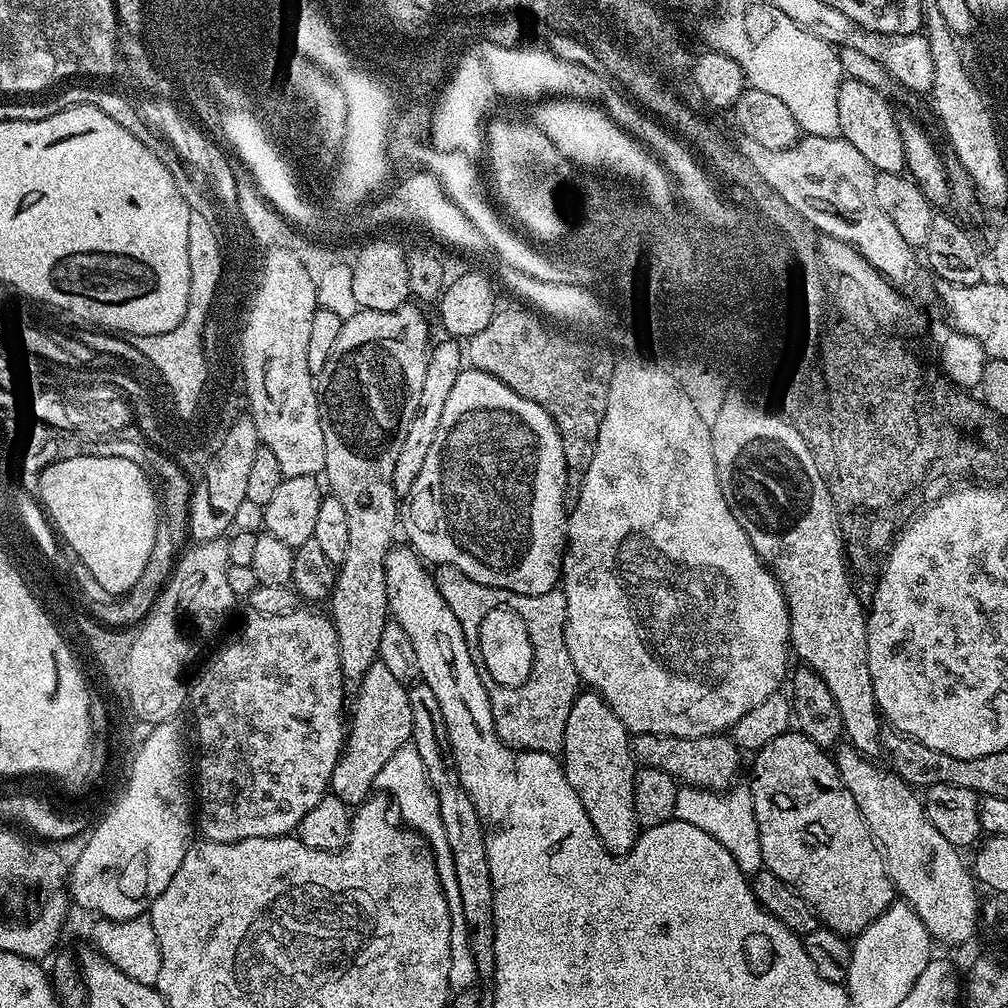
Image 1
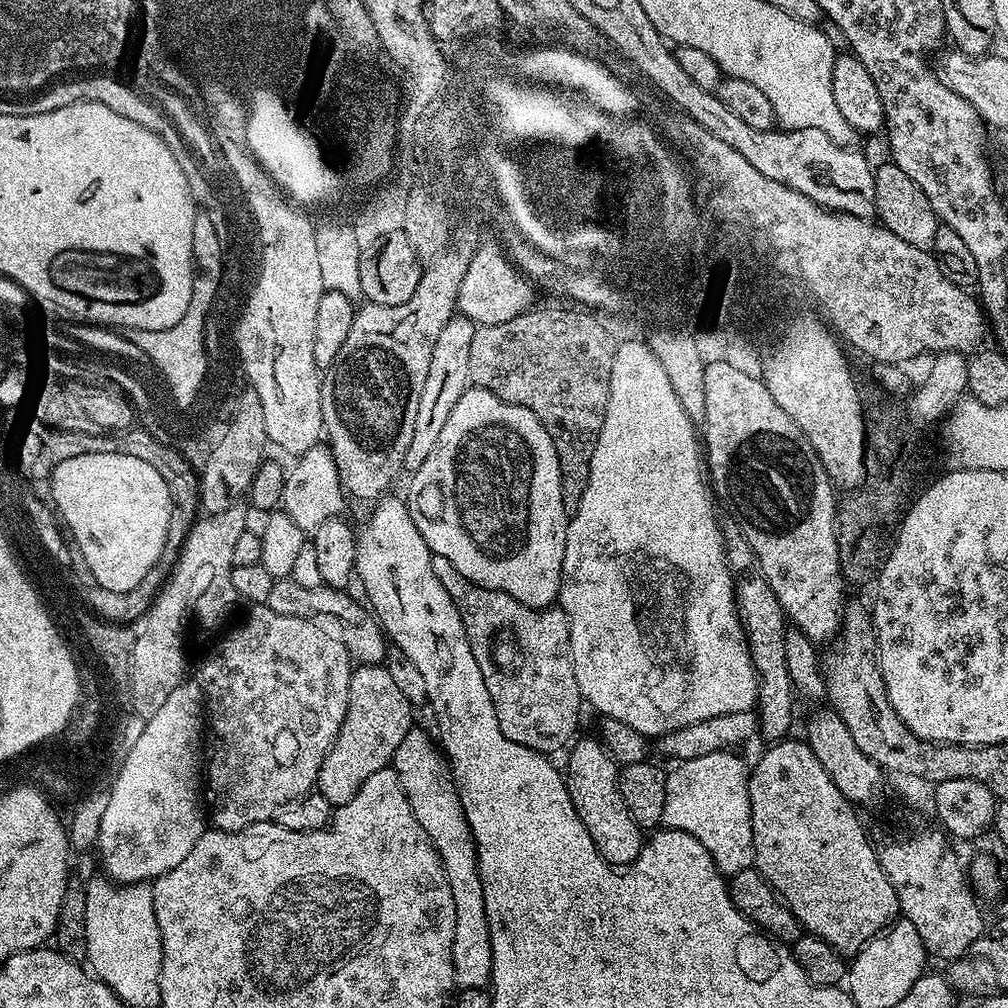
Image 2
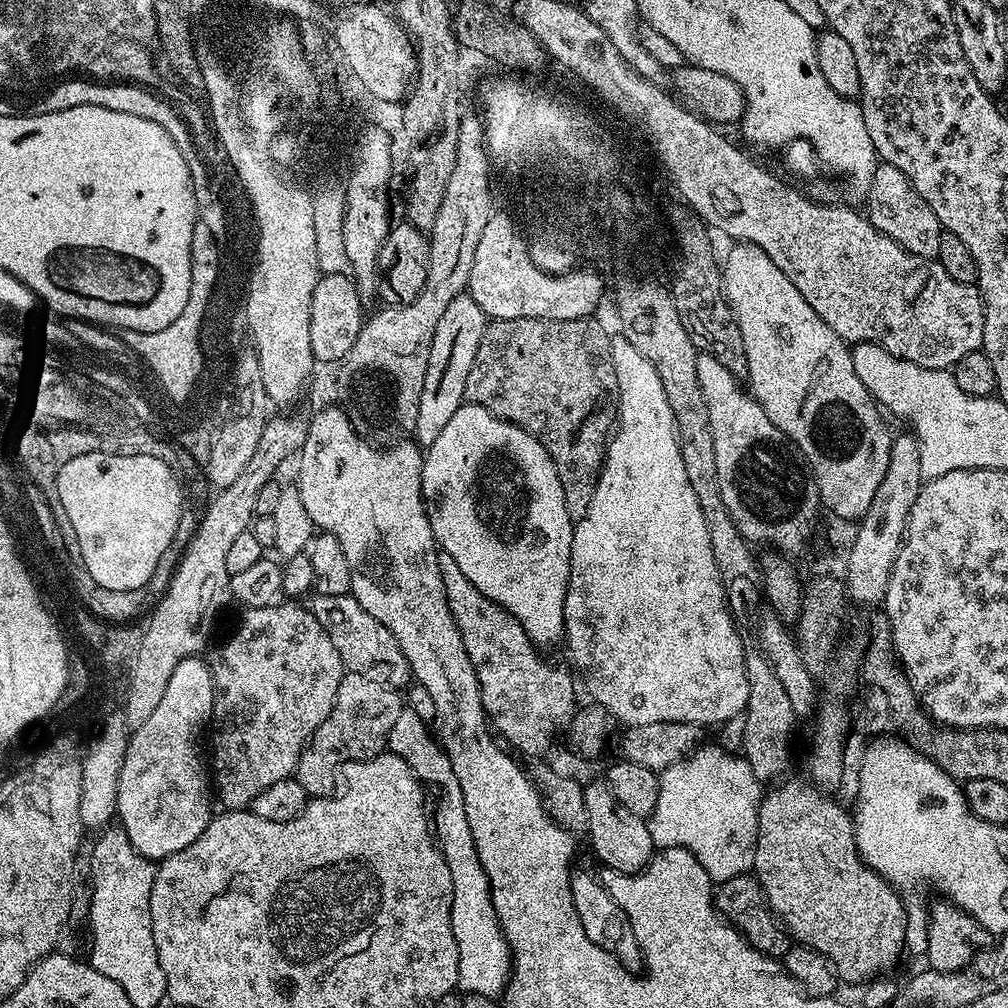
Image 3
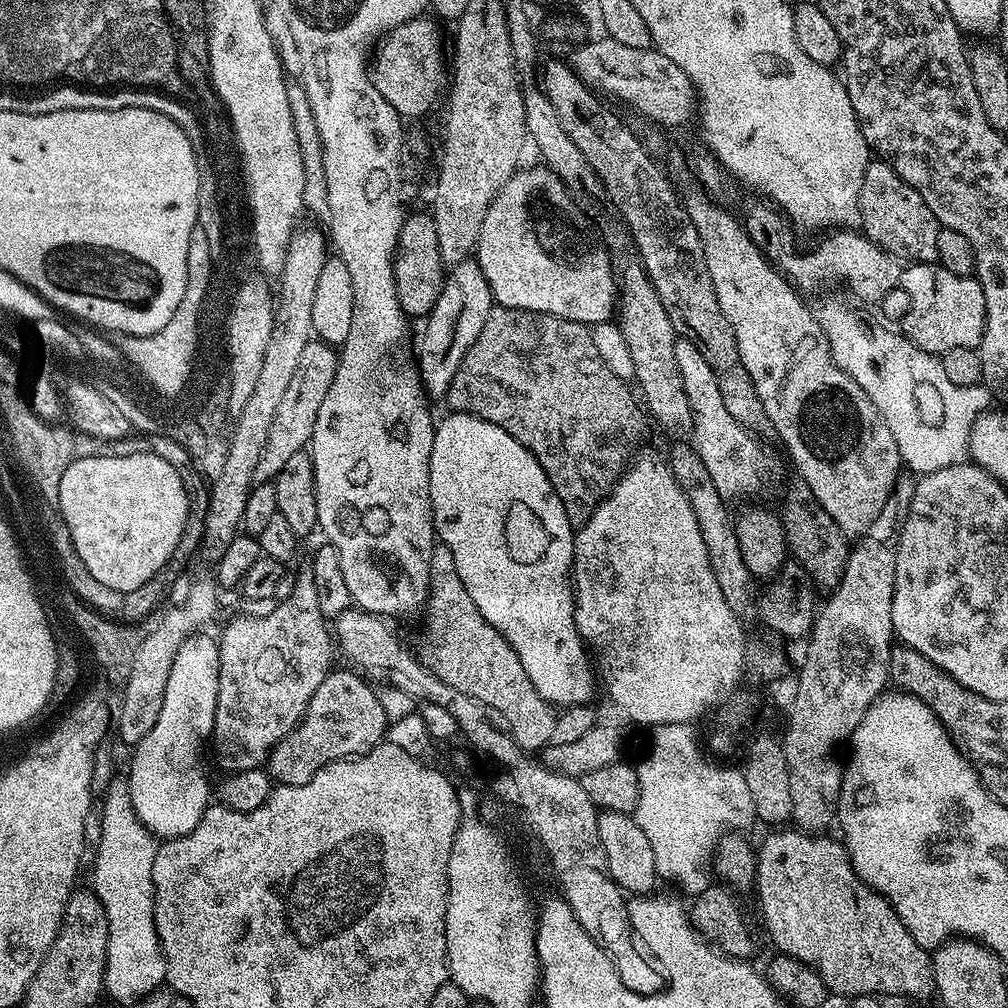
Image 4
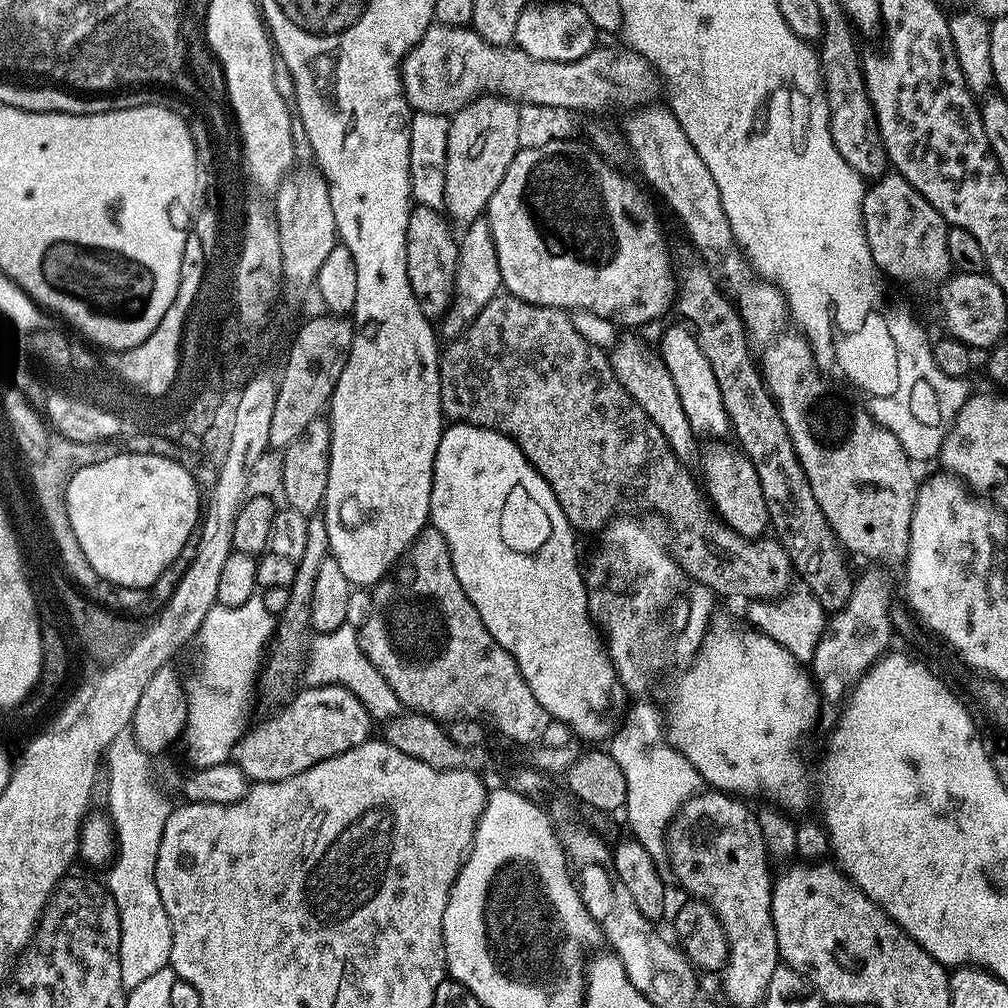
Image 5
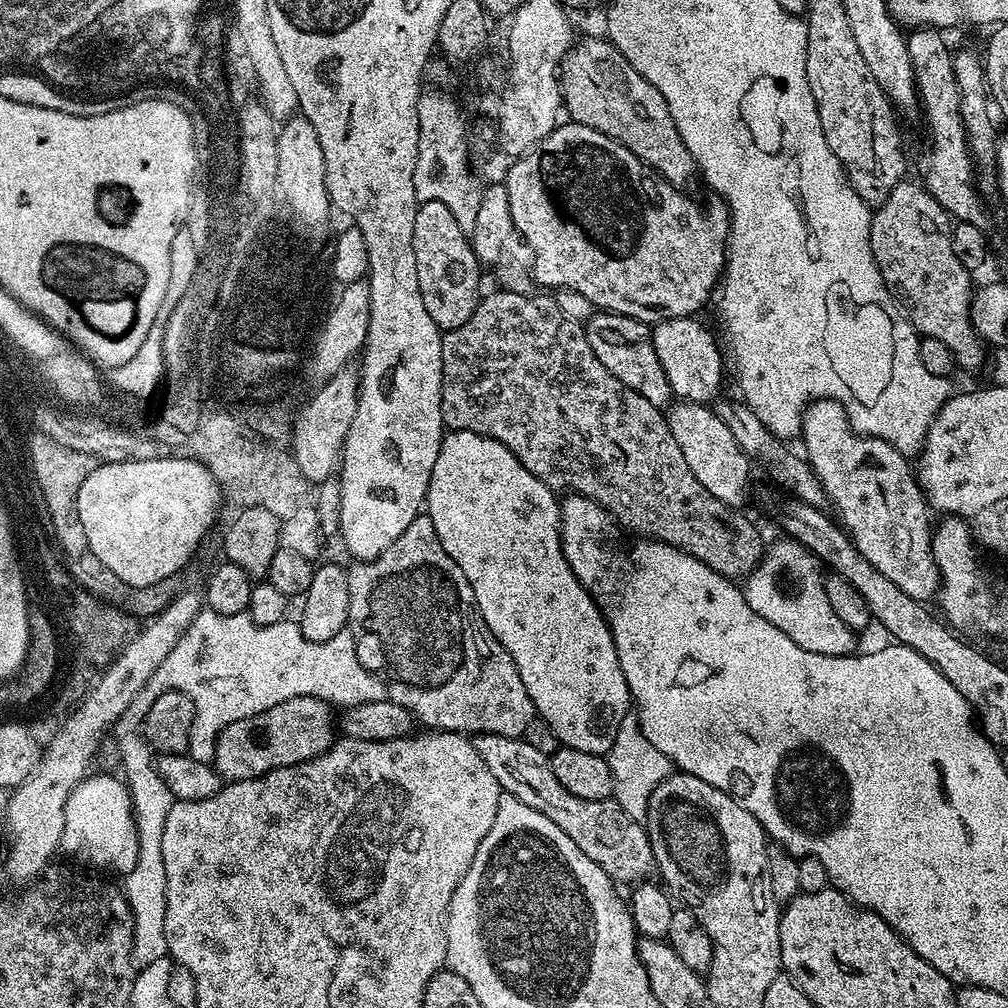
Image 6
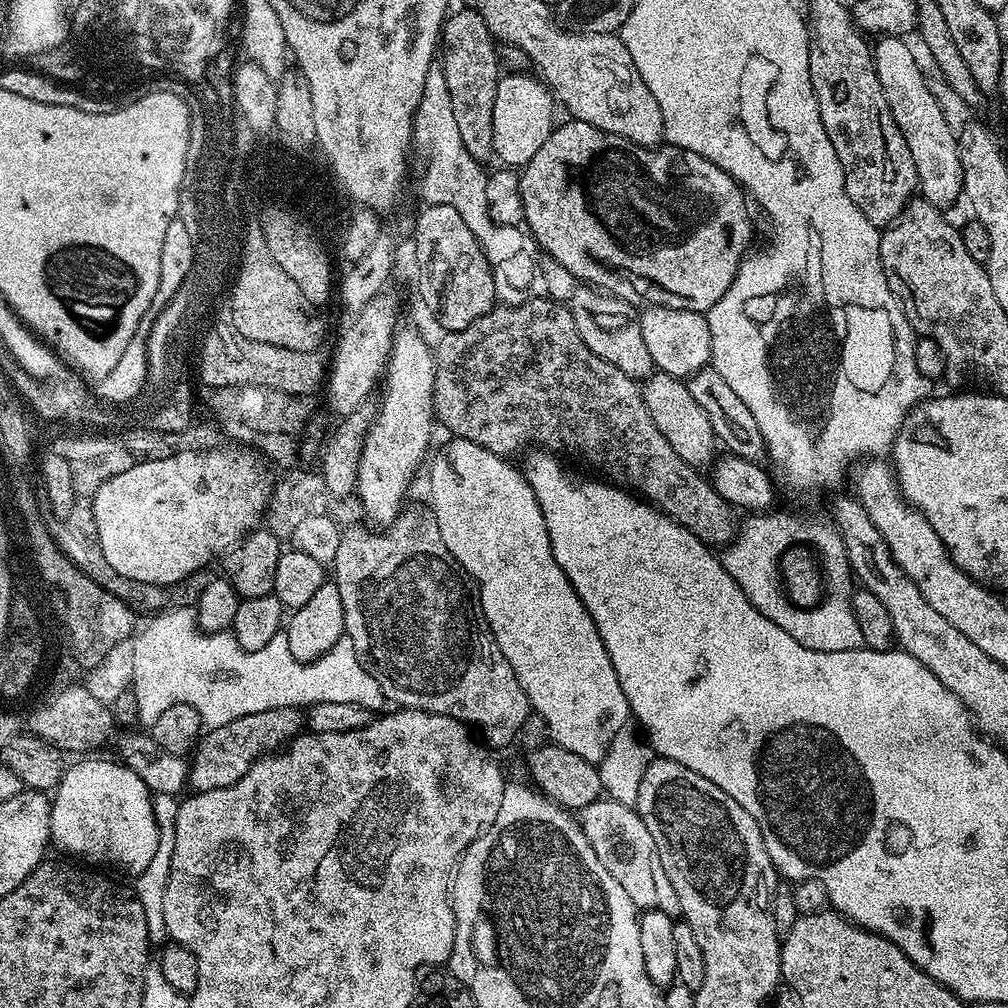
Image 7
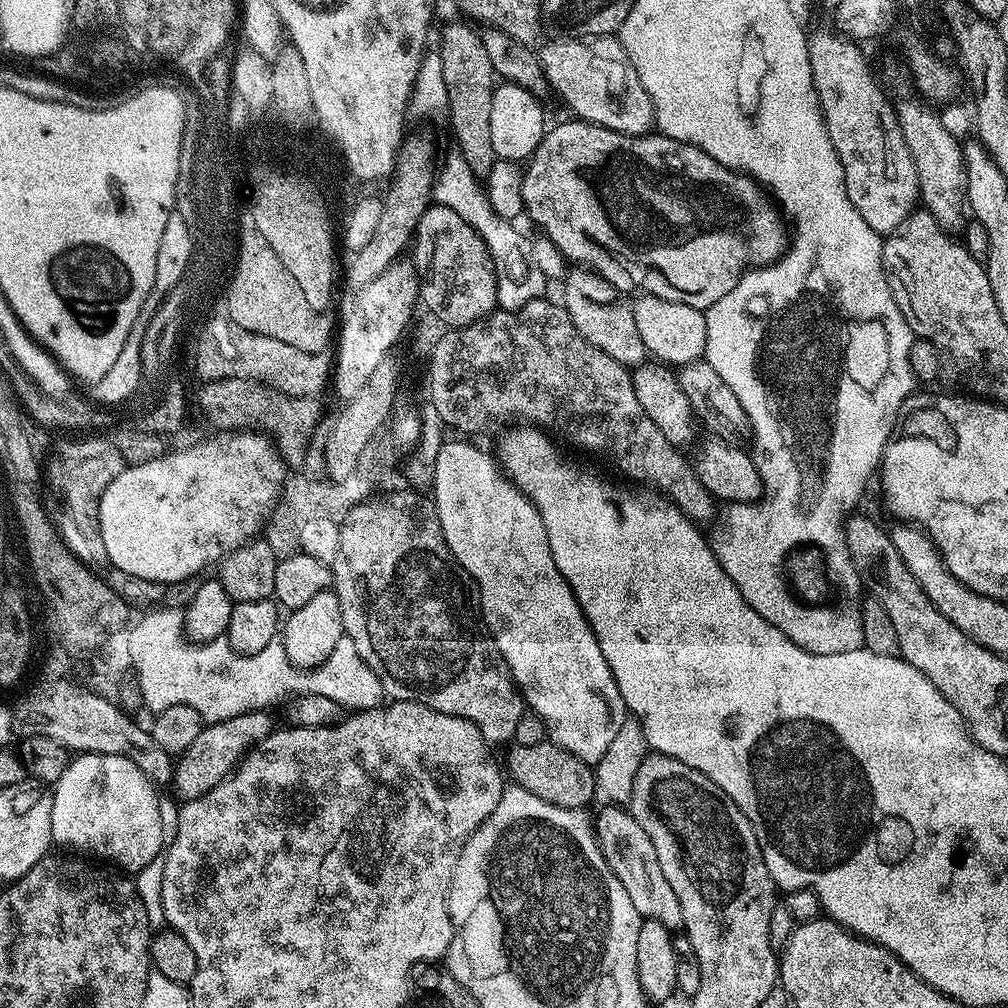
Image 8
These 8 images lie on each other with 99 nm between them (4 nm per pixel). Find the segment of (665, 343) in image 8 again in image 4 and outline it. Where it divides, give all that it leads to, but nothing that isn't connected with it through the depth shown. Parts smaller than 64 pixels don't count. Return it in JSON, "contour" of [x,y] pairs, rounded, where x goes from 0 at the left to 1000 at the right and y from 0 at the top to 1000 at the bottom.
{"contour":[[[678,335],[672,336],[669,343],[669,355],[673,358],[673,371],[677,371],[677,383],[681,387],[681,395],[685,395],[685,407],[687,408],[686,436],[688,435],[690,449],[694,457],[700,462],[708,482],[719,498],[726,496],[742,495],[742,498],[762,498],[762,495],[770,488],[770,483],[778,476],[778,460],[774,457],[775,449],[758,444],[753,440],[751,434],[743,429],[725,411],[720,408],[716,399],[716,390],[712,387],[712,375],[708,375],[708,367],[700,360],[700,355],[692,351],[692,343],[688,339]]]}

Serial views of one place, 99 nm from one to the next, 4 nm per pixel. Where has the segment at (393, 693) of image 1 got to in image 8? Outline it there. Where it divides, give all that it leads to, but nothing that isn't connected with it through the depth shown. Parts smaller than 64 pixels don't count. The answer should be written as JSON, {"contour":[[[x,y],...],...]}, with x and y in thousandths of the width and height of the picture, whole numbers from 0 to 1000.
{"contour":[[[259,704],[236,708],[220,716],[203,717],[200,728],[196,728],[196,733],[190,737],[188,744],[185,744],[183,749],[174,755],[170,776],[170,781],[175,782],[174,789],[183,796],[200,792],[208,784],[212,784],[212,780],[230,769],[243,747],[251,740],[259,738],[272,724],[272,718],[265,709],[265,705]]]}

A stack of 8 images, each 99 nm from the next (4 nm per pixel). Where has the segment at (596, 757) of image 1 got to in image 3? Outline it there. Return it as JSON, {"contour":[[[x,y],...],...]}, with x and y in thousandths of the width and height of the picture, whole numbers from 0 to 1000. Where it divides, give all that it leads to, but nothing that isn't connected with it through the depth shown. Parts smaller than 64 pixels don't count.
{"contour":[[[580,777],[578,784],[579,799],[583,809],[581,826],[583,825],[583,833],[587,836],[592,851],[604,861],[602,864],[607,867],[628,869],[630,865],[637,864],[649,848],[649,838],[641,814],[625,808],[625,804],[621,804],[621,800],[617,800],[617,796],[609,792],[602,777]]]}

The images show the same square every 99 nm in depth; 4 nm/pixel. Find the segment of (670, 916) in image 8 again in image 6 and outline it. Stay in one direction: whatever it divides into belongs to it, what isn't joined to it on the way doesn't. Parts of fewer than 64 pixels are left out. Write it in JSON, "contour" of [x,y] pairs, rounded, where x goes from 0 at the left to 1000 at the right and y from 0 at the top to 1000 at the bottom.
{"contour":[[[478,726],[469,729],[467,736],[474,744],[474,752],[482,756],[482,764],[490,768],[497,787],[514,792],[514,796],[526,800],[526,804],[534,804],[534,808],[542,808],[550,819],[555,819],[573,838],[573,843],[577,843],[581,851],[597,859],[608,875],[639,875],[646,870],[643,869],[646,865],[648,868],[651,852],[647,846],[647,836],[643,833],[642,820],[636,814],[625,812],[625,808],[621,808],[610,793],[586,794],[565,788],[565,784],[550,772],[547,753],[530,744],[526,736],[515,730]]]}

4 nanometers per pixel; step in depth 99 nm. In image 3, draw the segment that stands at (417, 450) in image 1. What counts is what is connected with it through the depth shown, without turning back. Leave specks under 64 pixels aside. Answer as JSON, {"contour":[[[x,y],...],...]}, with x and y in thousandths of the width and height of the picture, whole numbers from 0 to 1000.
{"contour":[[[461,292],[450,296],[450,300],[442,304],[442,312],[438,312],[435,323],[431,323],[431,339],[427,339],[427,359],[423,359],[423,375],[419,378],[419,395],[415,399],[411,426],[412,439],[418,445],[424,446],[429,441],[431,435],[438,431],[442,419],[446,419],[457,401],[461,400],[462,374],[466,372],[466,363],[470,363],[470,355],[485,316],[478,304],[474,304],[468,294]]]}

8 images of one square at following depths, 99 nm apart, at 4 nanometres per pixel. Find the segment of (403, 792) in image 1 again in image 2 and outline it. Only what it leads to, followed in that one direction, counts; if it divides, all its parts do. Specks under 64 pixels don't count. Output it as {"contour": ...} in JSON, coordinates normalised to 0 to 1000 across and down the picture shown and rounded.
{"contour":[[[411,720],[405,725],[403,732],[399,732],[395,744],[391,744],[387,761],[393,765],[399,776],[399,784],[411,804],[411,812],[415,812],[421,826],[429,832],[429,838],[437,848],[437,854],[440,856],[446,883],[450,887],[452,918],[448,953],[452,976],[456,980],[483,981],[488,967],[488,942],[484,935],[484,912],[480,906],[476,861],[472,857],[472,837],[456,802],[456,793],[441,751],[431,737],[430,731],[428,734],[417,720]]]}

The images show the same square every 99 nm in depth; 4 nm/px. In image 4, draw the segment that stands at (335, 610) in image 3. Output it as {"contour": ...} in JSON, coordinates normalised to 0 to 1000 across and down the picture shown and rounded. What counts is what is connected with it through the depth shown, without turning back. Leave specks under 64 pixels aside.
{"contour":[[[352,602],[345,603],[331,615],[331,633],[336,646],[338,643],[342,651],[352,658],[350,660],[364,672],[379,671],[386,682],[402,686],[412,695],[437,699],[450,710],[452,702],[448,702],[448,698],[452,698],[452,694],[456,694],[461,687],[450,684],[450,681],[438,677],[427,667],[416,652],[391,631],[384,619],[386,618],[372,608]]]}

